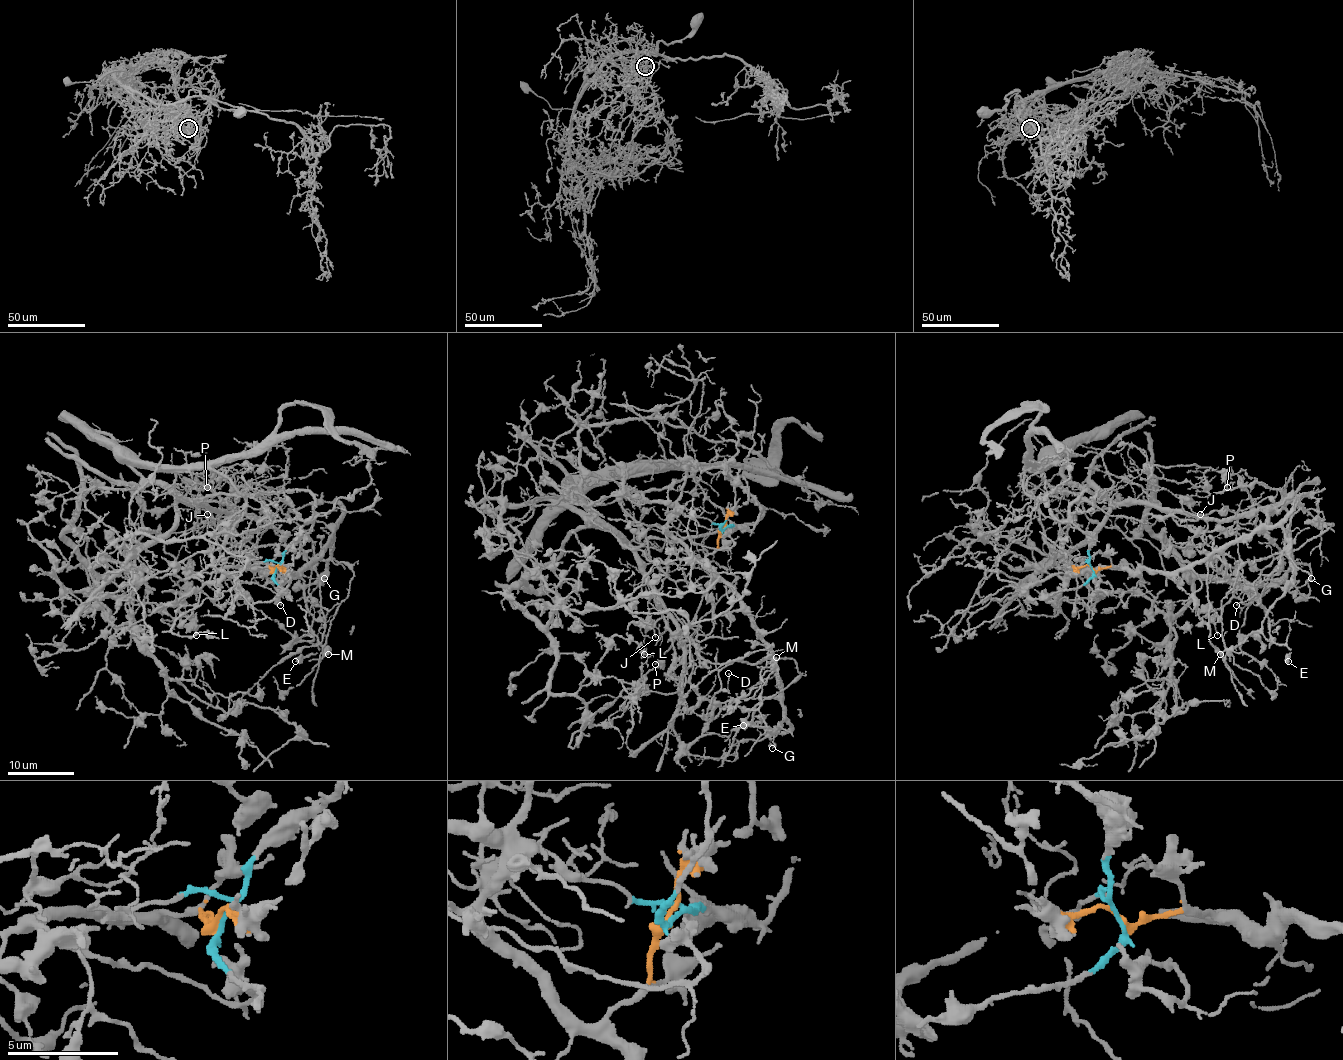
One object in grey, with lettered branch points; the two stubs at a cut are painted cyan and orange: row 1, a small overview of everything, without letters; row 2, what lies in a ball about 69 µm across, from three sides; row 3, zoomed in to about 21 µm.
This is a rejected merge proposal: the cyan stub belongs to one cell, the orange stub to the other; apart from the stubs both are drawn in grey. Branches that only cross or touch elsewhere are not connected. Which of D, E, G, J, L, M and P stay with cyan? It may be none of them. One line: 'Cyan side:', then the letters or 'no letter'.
Cyan side: J, L, P

